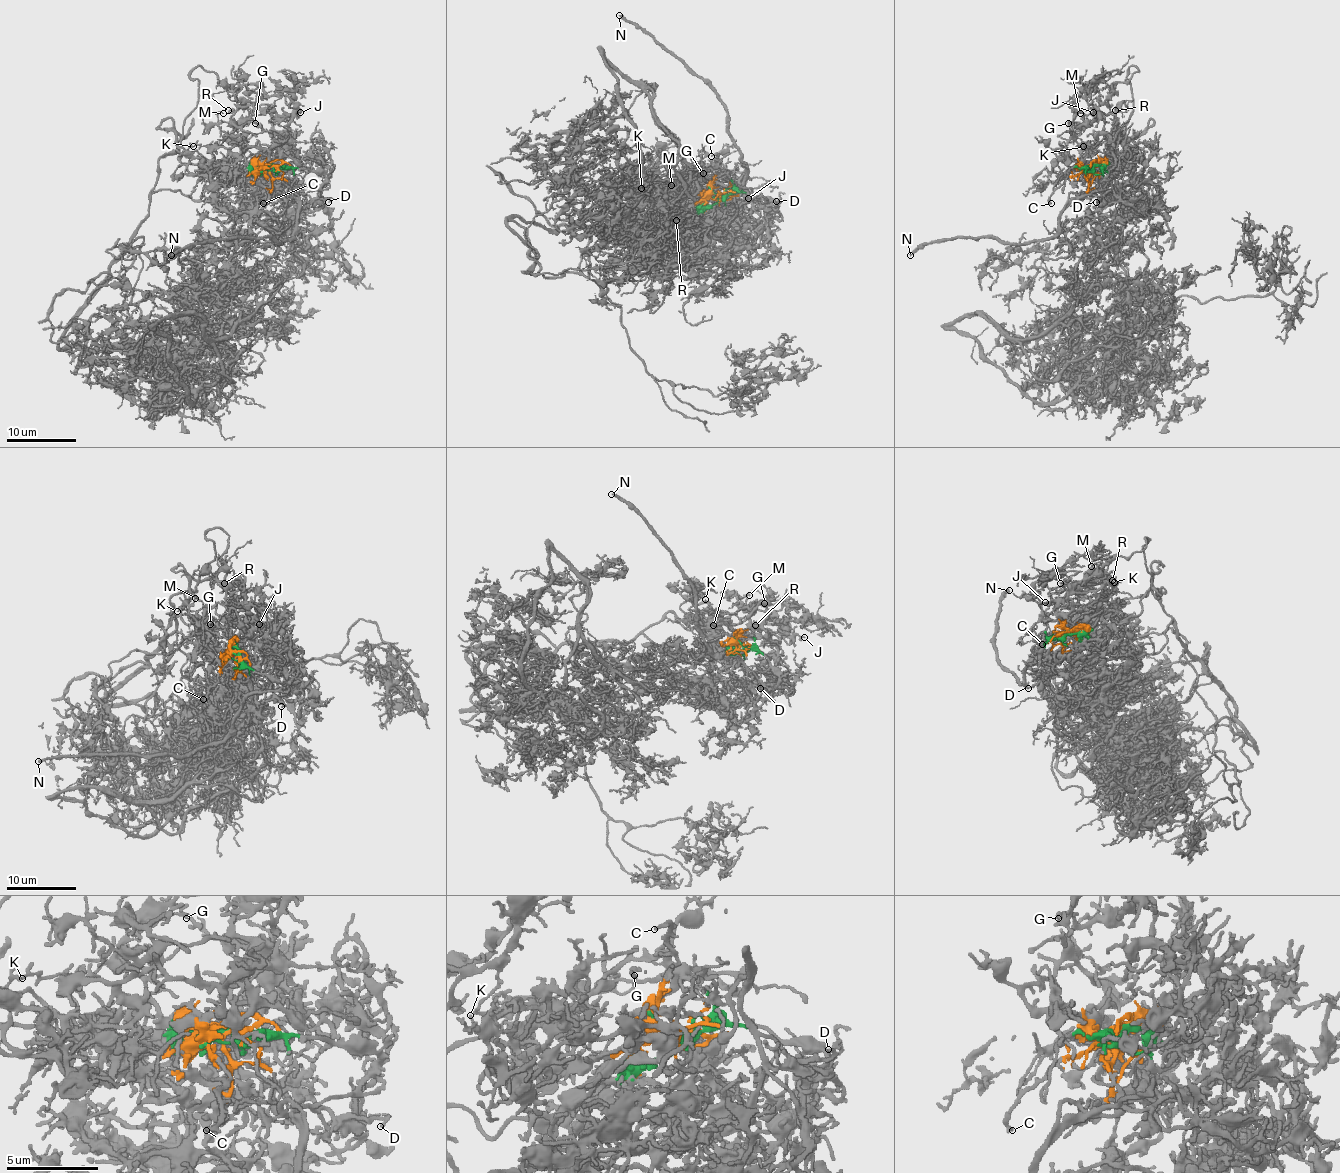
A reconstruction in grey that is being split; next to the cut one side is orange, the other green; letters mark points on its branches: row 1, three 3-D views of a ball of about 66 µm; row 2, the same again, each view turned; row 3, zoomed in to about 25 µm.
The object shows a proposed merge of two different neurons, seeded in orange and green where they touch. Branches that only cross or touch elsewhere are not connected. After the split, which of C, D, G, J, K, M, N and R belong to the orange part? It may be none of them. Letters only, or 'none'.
C, D, N

